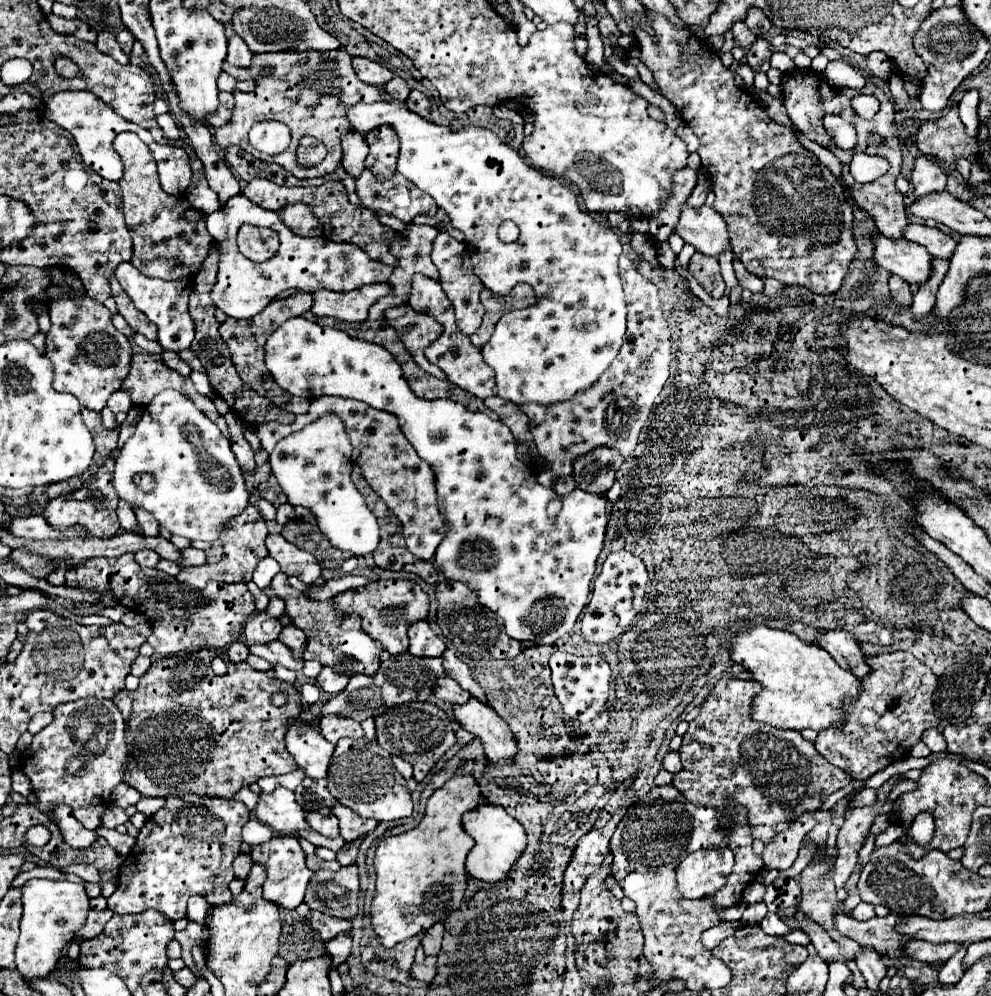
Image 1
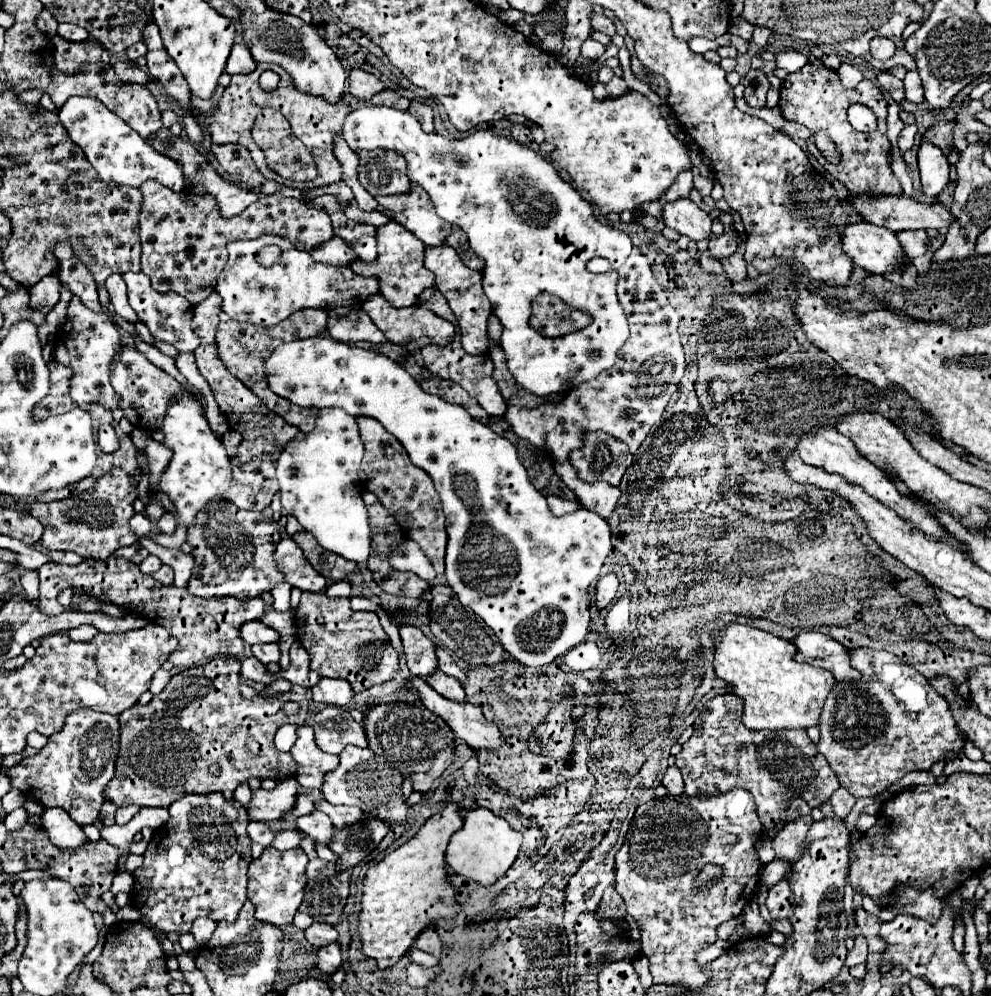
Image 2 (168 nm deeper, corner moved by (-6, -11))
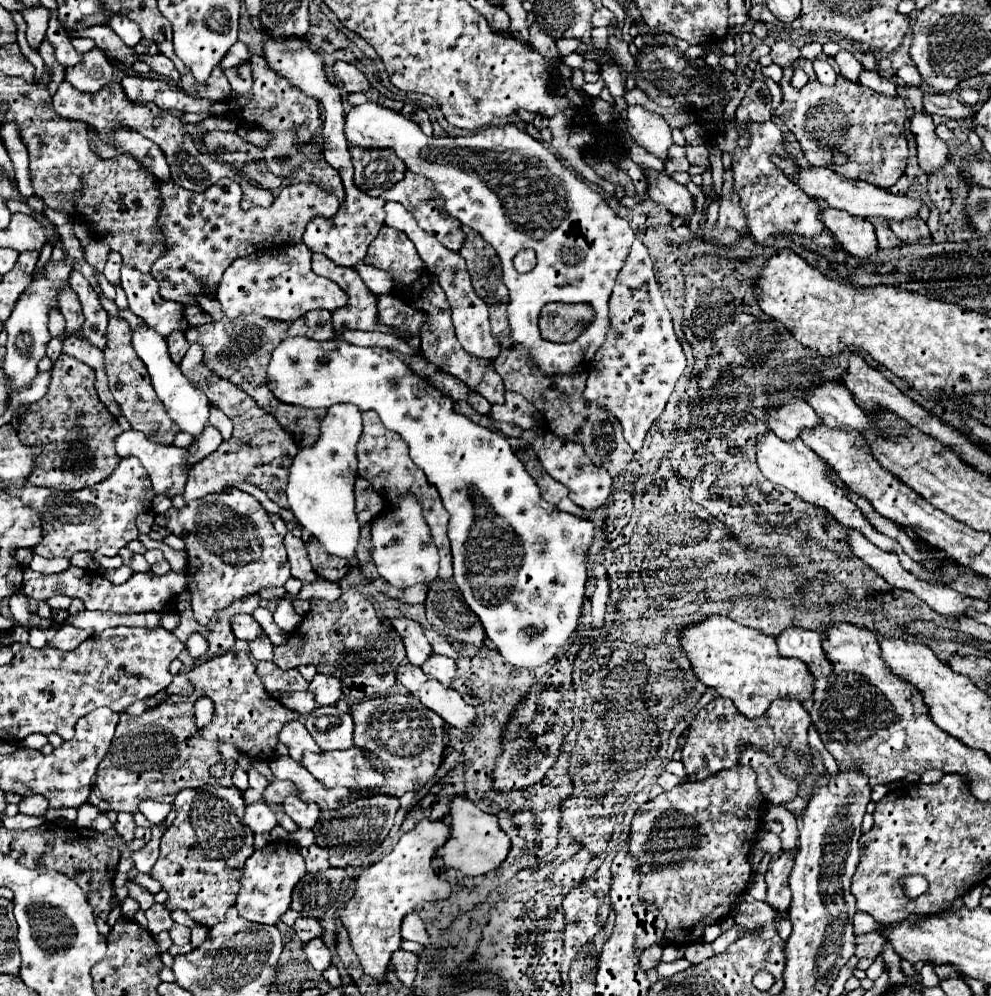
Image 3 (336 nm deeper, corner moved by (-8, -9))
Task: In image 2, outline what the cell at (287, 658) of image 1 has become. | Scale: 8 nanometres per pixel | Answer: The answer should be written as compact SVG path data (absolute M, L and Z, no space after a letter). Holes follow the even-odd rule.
M271 643L271 645L253 645L251 651L253 651L253 655L255 655L261 663L265 663L265 665L267 665L267 663L277 663L279 657L281 657L277 643Z

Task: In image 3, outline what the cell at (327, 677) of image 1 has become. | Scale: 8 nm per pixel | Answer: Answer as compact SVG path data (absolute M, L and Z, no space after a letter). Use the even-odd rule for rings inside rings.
M317 673L309 685L309 691L315 695L317 705L335 705L343 695L343 683L337 677Z

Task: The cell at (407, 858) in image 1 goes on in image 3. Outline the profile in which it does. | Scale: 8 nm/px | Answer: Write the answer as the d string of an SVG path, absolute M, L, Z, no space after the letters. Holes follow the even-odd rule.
M423 819L415 825L415 829L411 829L399 839L399 843L389 855L385 855L381 861L373 863L359 875L355 895L343 909L341 919L367 975L381 979L389 969L391 957L403 941L401 923L405 915L413 913L419 905L443 901L449 897L451 885L439 879L437 871L431 865L437 849L447 843L449 835L451 827L445 821Z

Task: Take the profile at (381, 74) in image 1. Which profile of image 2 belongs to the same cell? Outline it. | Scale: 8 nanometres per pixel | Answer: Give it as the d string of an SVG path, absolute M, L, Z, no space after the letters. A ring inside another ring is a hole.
M351 69L349 71L349 93L359 97L359 99L371 99L379 91L383 91L385 85L371 73L363 69Z

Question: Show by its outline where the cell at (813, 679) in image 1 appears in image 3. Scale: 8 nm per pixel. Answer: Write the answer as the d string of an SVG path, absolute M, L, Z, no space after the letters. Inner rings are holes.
M711 615L697 625L687 625L683 629L681 649L689 655L697 677L721 697L731 699L739 713L749 719L765 717L775 699L795 699L799 703L813 699L815 677L803 661L781 657L777 641L771 635L743 627L729 617Z

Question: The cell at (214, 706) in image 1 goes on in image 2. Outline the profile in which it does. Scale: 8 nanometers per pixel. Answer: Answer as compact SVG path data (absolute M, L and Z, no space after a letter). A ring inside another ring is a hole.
M215 657L207 665L177 673L167 687L153 697L149 705L135 705L119 715L119 759L115 775L107 783L107 799L121 805L169 807L187 793L221 791L233 799L233 791L249 777L287 779L295 775L297 765L289 753L279 753L273 745L277 729L285 723L303 725L307 719L307 697L285 693L279 697L241 697L239 683L247 683L257 693L265 685L241 677L241 661L235 657ZM295 701L299 711L287 715L283 705ZM217 763L221 775L213 777L207 767Z

